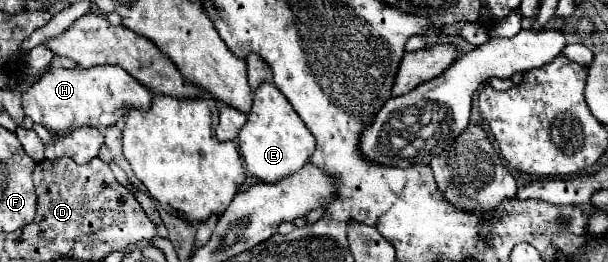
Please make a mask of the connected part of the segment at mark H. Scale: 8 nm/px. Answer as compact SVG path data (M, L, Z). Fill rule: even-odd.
M96 65L90 69L62 69L52 67L38 83L34 83L22 95L22 107L26 117L44 125L52 133L68 133L82 125L110 127L116 125L130 109L148 111L152 105L152 91L128 75L122 67Z

